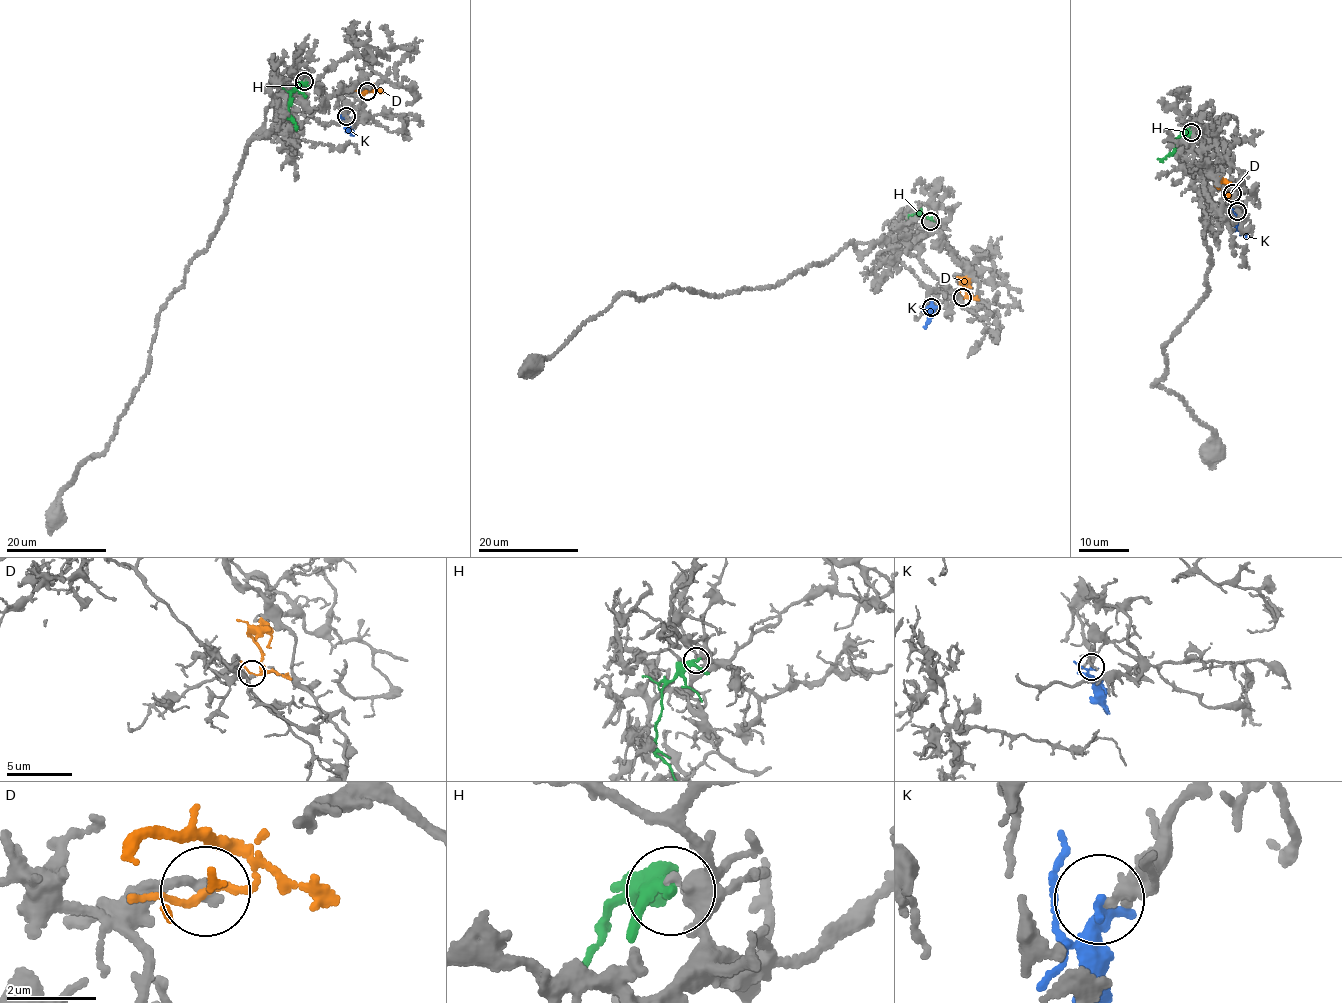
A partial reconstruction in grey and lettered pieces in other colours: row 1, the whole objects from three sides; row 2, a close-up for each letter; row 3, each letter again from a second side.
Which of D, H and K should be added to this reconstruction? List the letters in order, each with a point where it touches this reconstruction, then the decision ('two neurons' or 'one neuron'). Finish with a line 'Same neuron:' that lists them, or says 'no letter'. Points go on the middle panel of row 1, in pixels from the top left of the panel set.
D: contact (962, 297); two neurons
H: contact (930, 221); two neurons
K: contact (931, 307); two neurons
Same neuron: no letter

